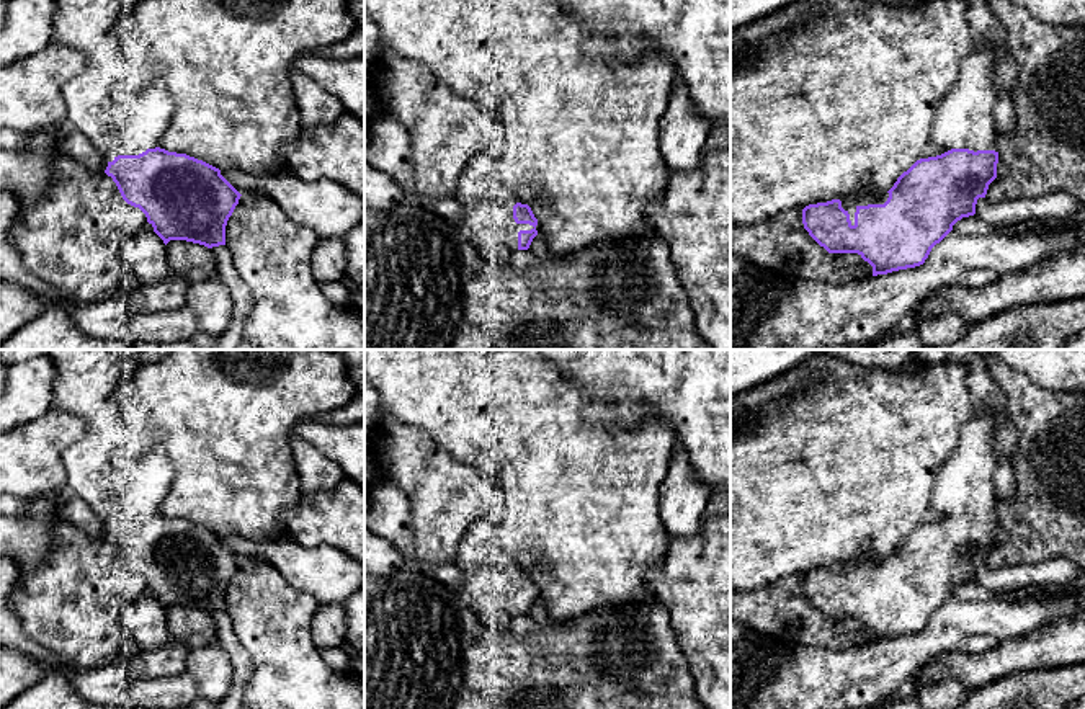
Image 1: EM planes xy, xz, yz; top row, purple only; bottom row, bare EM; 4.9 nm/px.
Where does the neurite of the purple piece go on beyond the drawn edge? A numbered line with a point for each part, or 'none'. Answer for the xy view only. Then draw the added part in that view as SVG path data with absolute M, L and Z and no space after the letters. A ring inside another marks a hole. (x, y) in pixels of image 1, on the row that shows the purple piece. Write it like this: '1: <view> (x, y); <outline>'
1: xy (97, 105); M56 0L52 42L67 44L85 56L87 65L62 87L67 105L67 123L82 132L106 162L118 152L131 154L136 149L155 149L129 134L126 116L155 113L165 118L175 109L163 78L157 77L142 88L131 88L114 80L114 36L111 33L121 0Z

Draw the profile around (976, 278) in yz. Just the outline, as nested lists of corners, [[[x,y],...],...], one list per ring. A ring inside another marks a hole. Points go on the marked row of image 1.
[[[990,268],[971,270],[971,271],[964,271],[959,276],[958,284],[967,286],[967,288],[982,288],[993,283],[997,278],[998,278],[998,273]]]

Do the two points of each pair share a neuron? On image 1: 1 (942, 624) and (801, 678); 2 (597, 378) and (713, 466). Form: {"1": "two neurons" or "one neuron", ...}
{"1": "one neuron", "2": "one neuron"}

